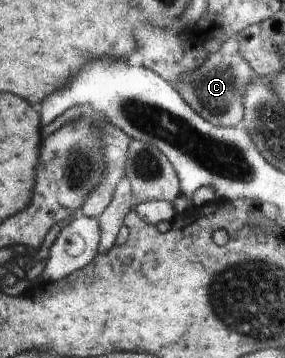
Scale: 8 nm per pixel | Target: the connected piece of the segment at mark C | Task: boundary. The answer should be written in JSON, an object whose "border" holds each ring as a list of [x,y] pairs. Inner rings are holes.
{"border":[[[234,36],[222,42],[215,53],[208,55],[207,59],[183,77],[175,88],[204,120],[211,121],[213,125],[236,127],[241,125],[244,114],[242,95],[253,76],[252,67],[239,51],[239,40]]]}

